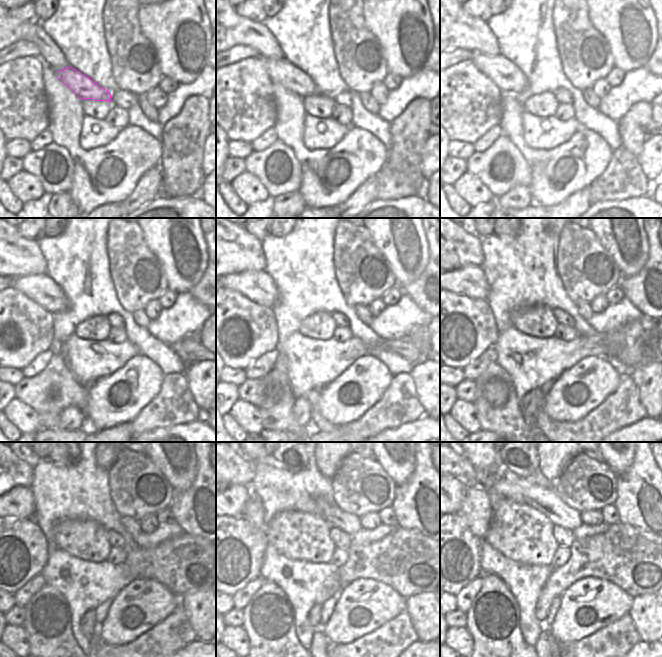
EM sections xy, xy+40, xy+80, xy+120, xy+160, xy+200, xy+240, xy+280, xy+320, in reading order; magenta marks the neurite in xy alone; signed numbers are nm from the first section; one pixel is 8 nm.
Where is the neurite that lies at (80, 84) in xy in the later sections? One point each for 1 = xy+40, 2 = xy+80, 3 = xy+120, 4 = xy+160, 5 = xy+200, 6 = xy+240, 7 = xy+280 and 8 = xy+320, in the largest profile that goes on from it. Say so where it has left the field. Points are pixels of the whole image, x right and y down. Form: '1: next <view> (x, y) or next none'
1: next xy+40 (281, 71)
2: next xy+80 (508, 77)
3: next xy+120 (41, 289)
4: next xy+160 (257, 286)
5: next xy+200 (470, 281)
6: next xy+240 (19, 502)
7: next xy+280 (236, 495)
8: next xy+320 (460, 487)

